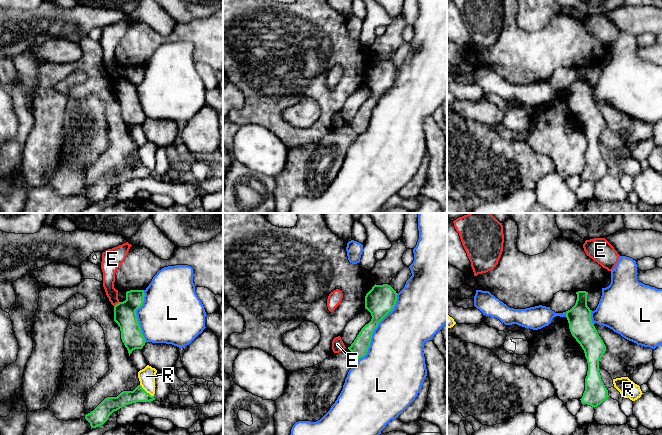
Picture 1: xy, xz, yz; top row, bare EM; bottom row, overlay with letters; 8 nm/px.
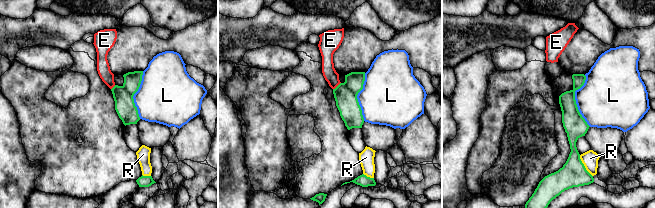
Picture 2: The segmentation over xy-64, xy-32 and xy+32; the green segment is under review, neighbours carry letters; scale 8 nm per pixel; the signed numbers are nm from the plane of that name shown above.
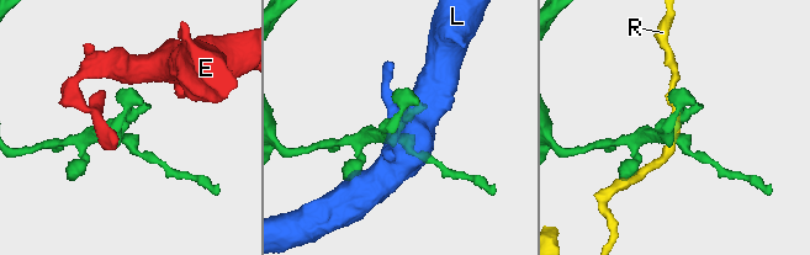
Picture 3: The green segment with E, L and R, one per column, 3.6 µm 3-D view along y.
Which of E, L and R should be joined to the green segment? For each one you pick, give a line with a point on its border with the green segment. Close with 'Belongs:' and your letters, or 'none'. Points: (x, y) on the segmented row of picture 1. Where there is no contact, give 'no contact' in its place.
Belongs: none

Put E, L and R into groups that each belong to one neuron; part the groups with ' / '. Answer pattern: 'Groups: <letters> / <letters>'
Groups: E / L / R

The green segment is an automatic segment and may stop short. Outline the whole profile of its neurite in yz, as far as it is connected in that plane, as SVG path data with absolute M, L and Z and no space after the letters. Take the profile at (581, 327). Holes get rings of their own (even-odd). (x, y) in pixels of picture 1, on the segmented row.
M578 291L576 294L576 303L566 311L566 318L570 332L584 350L588 363L585 391L580 400L582 404L595 408L609 397L599 372L599 361L606 346L592 323L591 310L587 306L588 292Z

